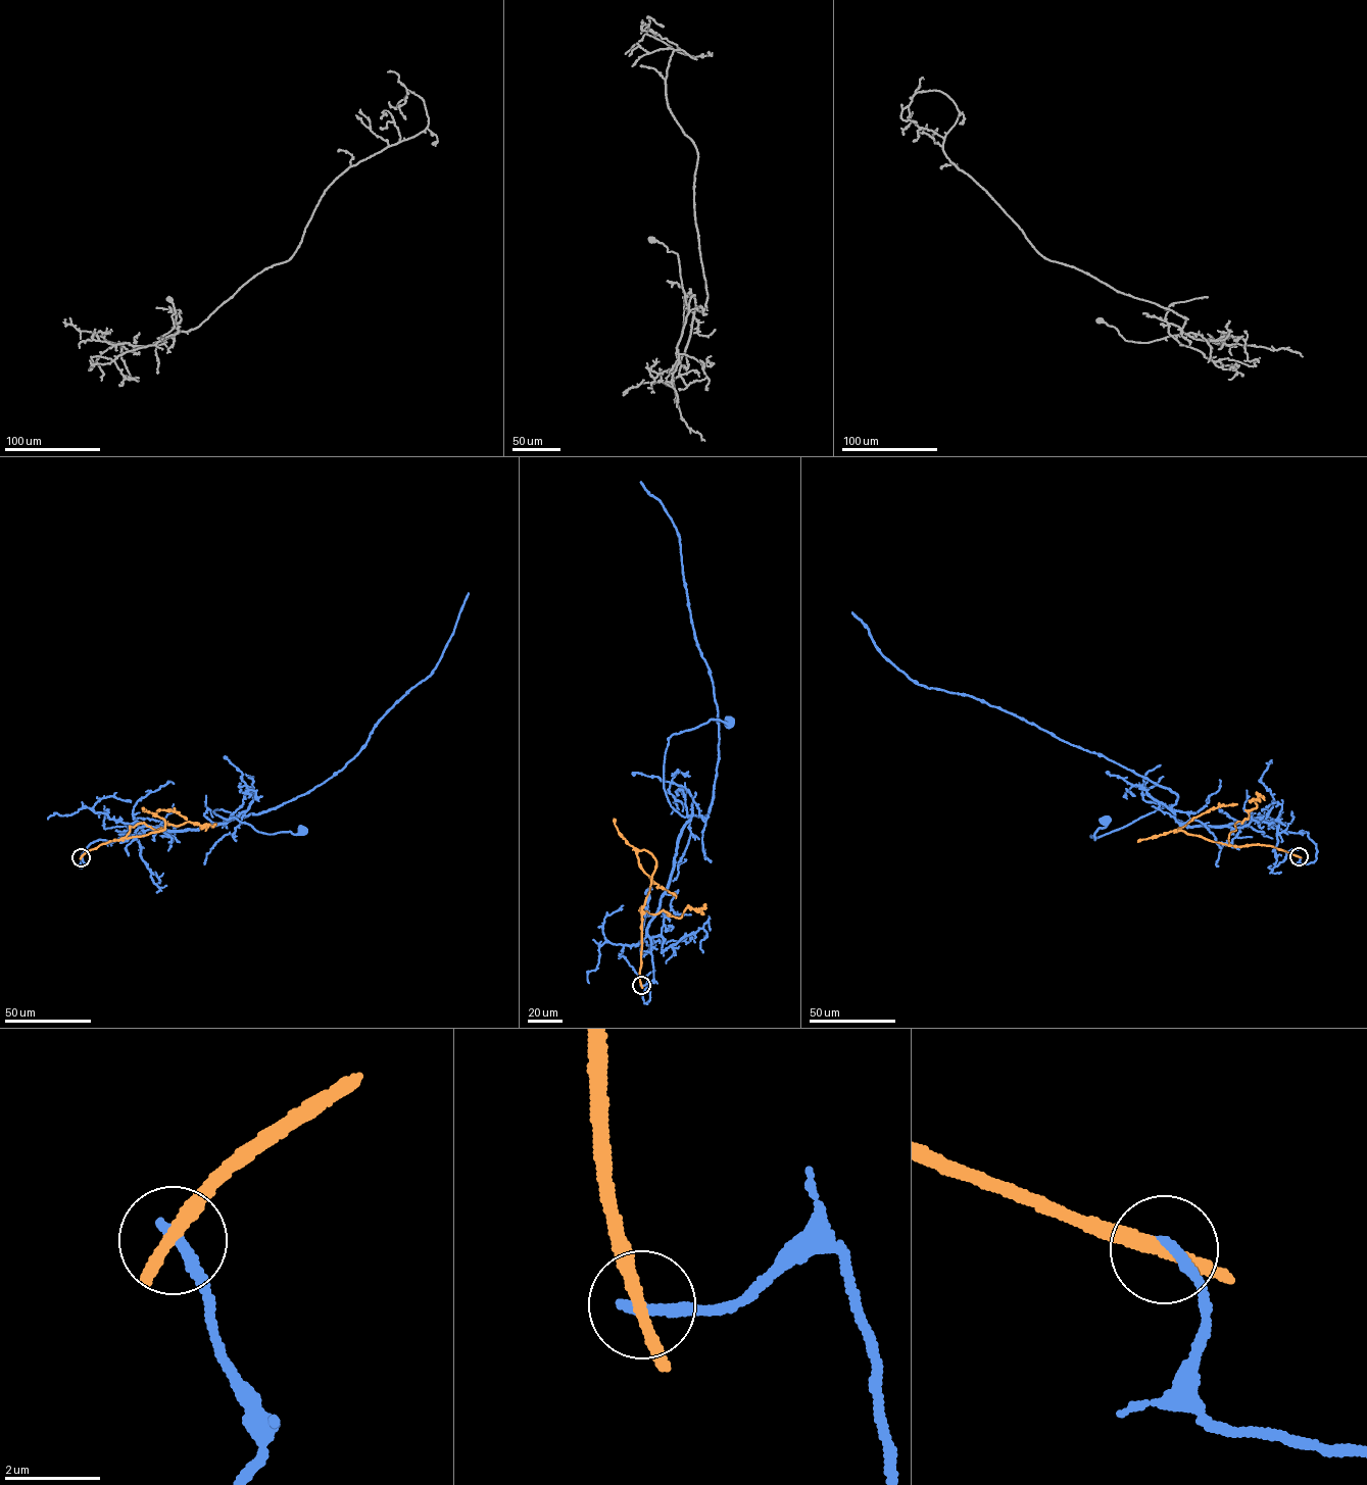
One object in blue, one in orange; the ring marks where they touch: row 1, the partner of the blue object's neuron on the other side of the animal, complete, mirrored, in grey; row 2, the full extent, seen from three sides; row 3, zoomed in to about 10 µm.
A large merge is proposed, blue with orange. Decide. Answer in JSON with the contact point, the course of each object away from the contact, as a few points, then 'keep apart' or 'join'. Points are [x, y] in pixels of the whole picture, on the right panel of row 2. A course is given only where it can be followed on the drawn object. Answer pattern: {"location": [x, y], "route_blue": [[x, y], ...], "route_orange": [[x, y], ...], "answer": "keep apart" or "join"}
{"location": [1299, 856], "route_blue": [[1299, 856], [1316, 859], [1308, 833], [1262, 819], [1188, 826], [1170, 805], [1094, 840], [1105, 822]], "route_orange": [[1299, 856], [1274, 847], [1228, 845], [1178, 830], [1211, 808], [1237, 804]], "answer": "keep apart"}

